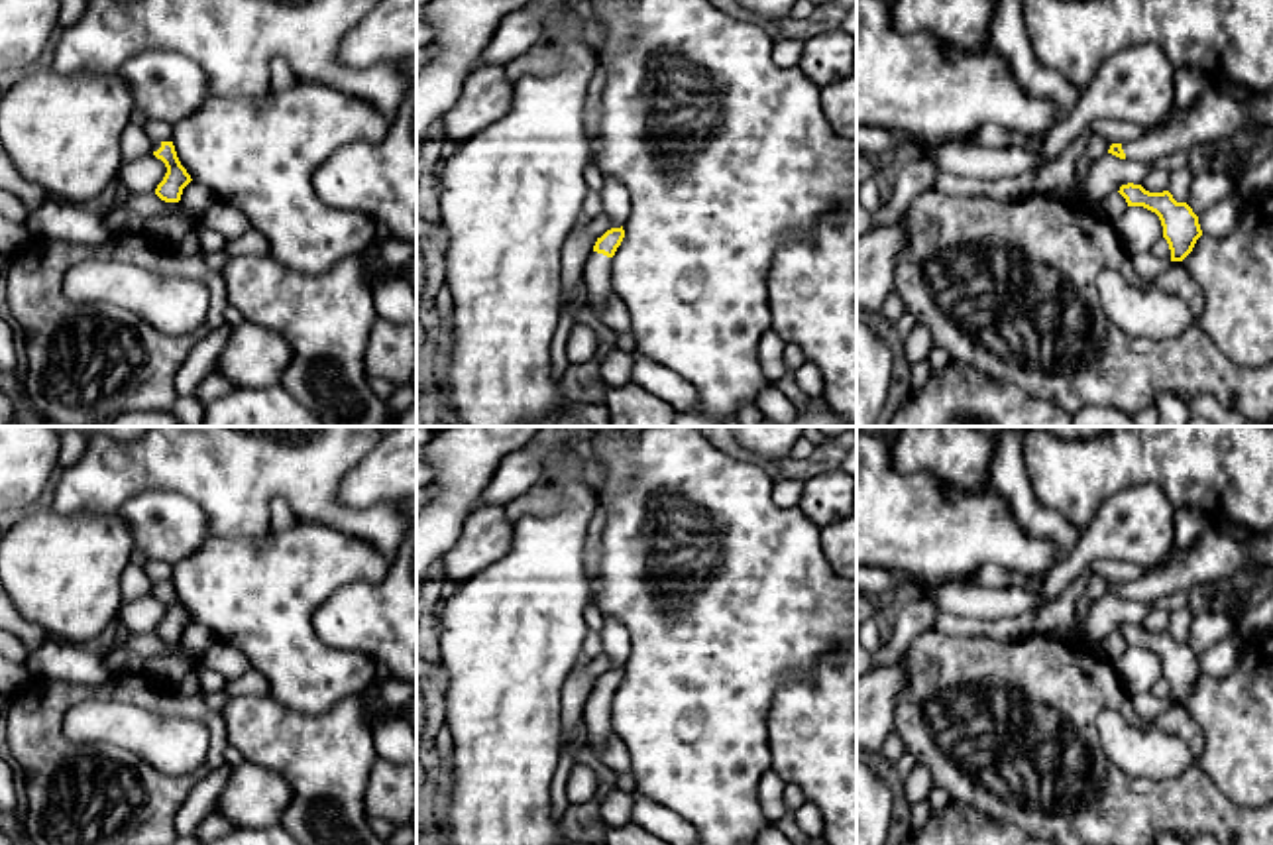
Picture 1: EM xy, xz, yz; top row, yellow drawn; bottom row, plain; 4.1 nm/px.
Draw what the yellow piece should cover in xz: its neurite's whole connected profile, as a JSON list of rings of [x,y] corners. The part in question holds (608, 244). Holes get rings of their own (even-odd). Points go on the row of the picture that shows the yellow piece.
[[[623,226],[607,230],[601,238],[597,238],[593,254],[589,255],[583,267],[581,293],[585,303],[593,309],[595,314],[601,310],[607,295],[613,293],[611,265],[613,255],[621,246],[623,238],[625,238]]]

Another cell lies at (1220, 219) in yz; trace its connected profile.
[[[1238,195],[1216,202],[1214,206],[1198,214],[1202,234],[1210,238],[1222,238],[1230,234],[1230,230],[1236,226],[1242,208],[1244,200]]]

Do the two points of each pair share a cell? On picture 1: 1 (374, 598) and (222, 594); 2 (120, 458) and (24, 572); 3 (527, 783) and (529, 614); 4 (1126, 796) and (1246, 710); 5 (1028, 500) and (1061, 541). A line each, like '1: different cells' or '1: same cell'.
1: different cells
2: different cells
3: same cell
4: different cells
5: same cell

